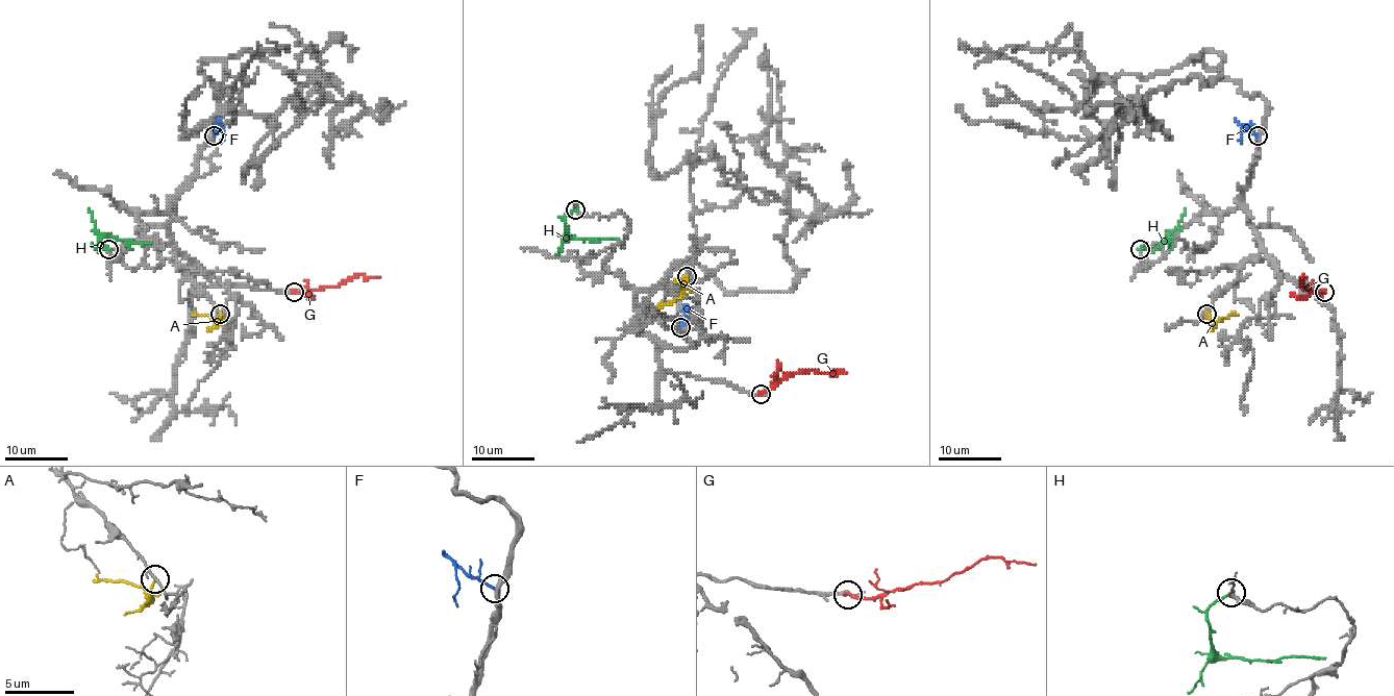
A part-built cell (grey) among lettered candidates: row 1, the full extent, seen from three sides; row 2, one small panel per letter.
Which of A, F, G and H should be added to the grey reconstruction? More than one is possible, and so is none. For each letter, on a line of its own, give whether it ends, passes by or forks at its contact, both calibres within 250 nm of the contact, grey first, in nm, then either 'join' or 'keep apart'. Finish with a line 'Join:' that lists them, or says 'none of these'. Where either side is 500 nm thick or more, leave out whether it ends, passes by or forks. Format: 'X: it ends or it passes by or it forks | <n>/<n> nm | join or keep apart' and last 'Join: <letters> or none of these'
A: it ends | 180/180 nm | keep apart
F: it ends | 400/180 nm | join
G: it ends | 320/280 nm | keep apart
H: it ends | 140/200 nm | keep apart
Join: F

